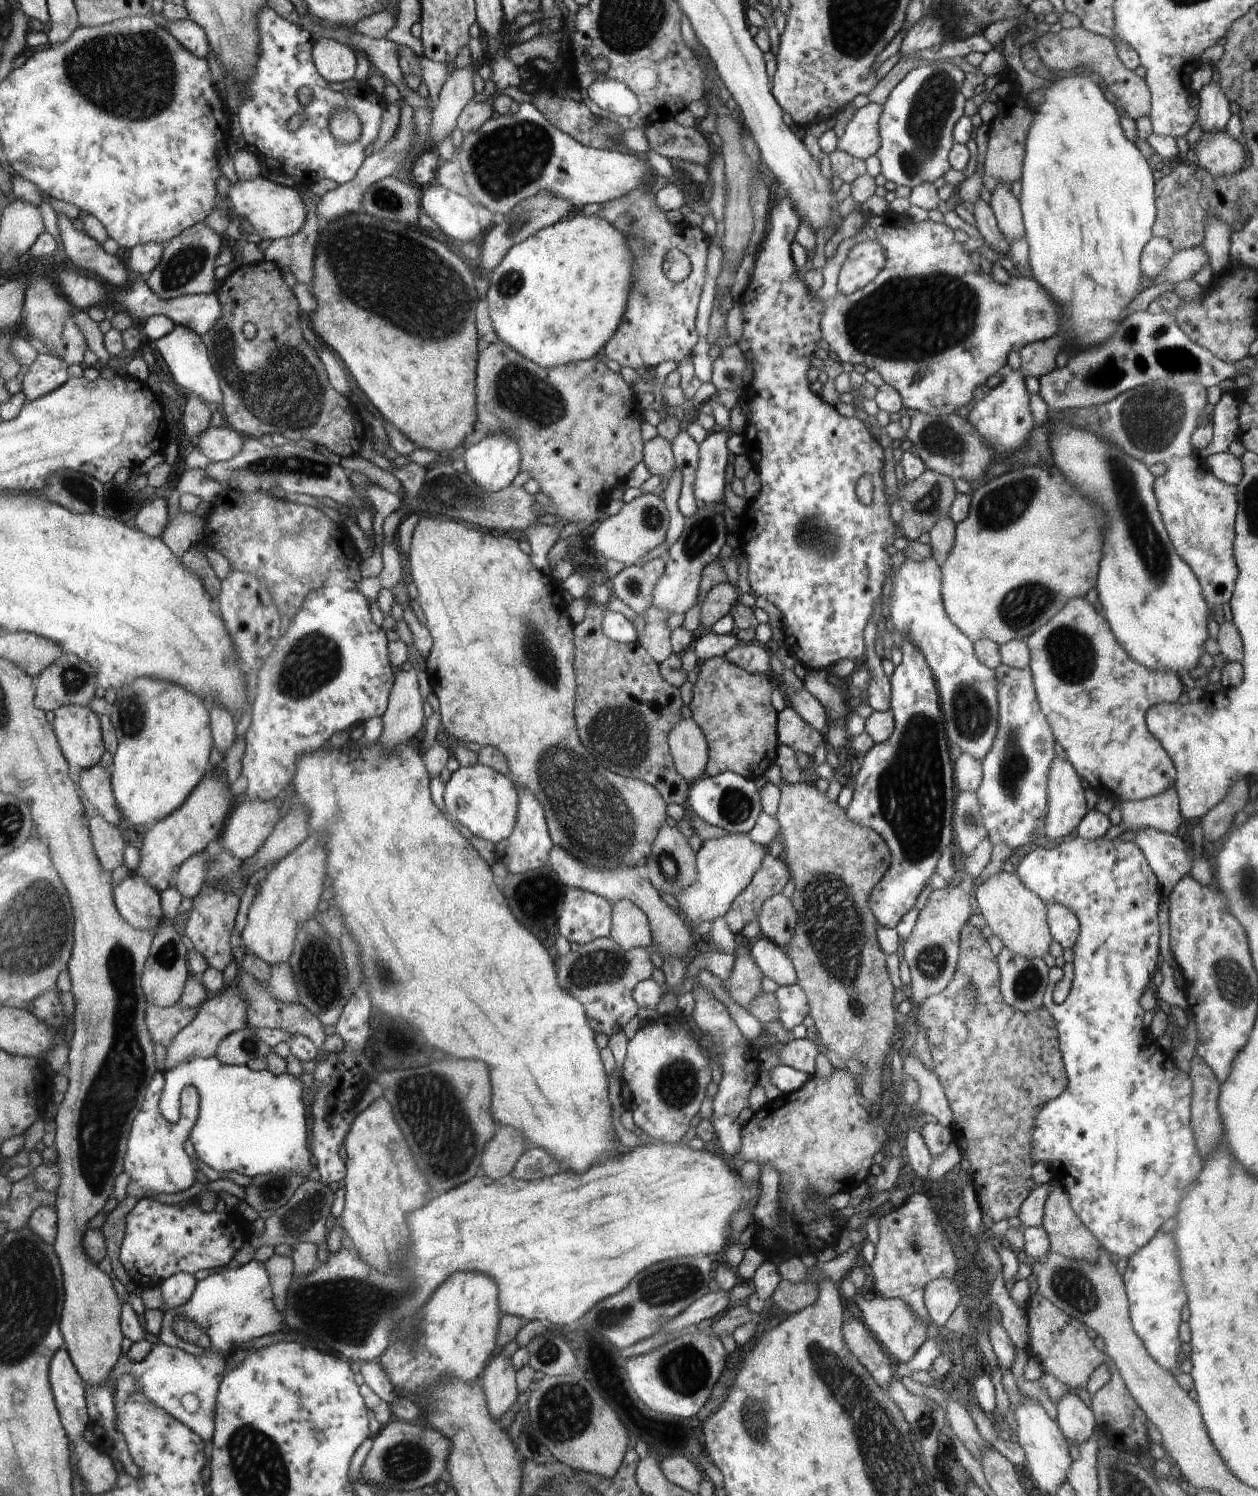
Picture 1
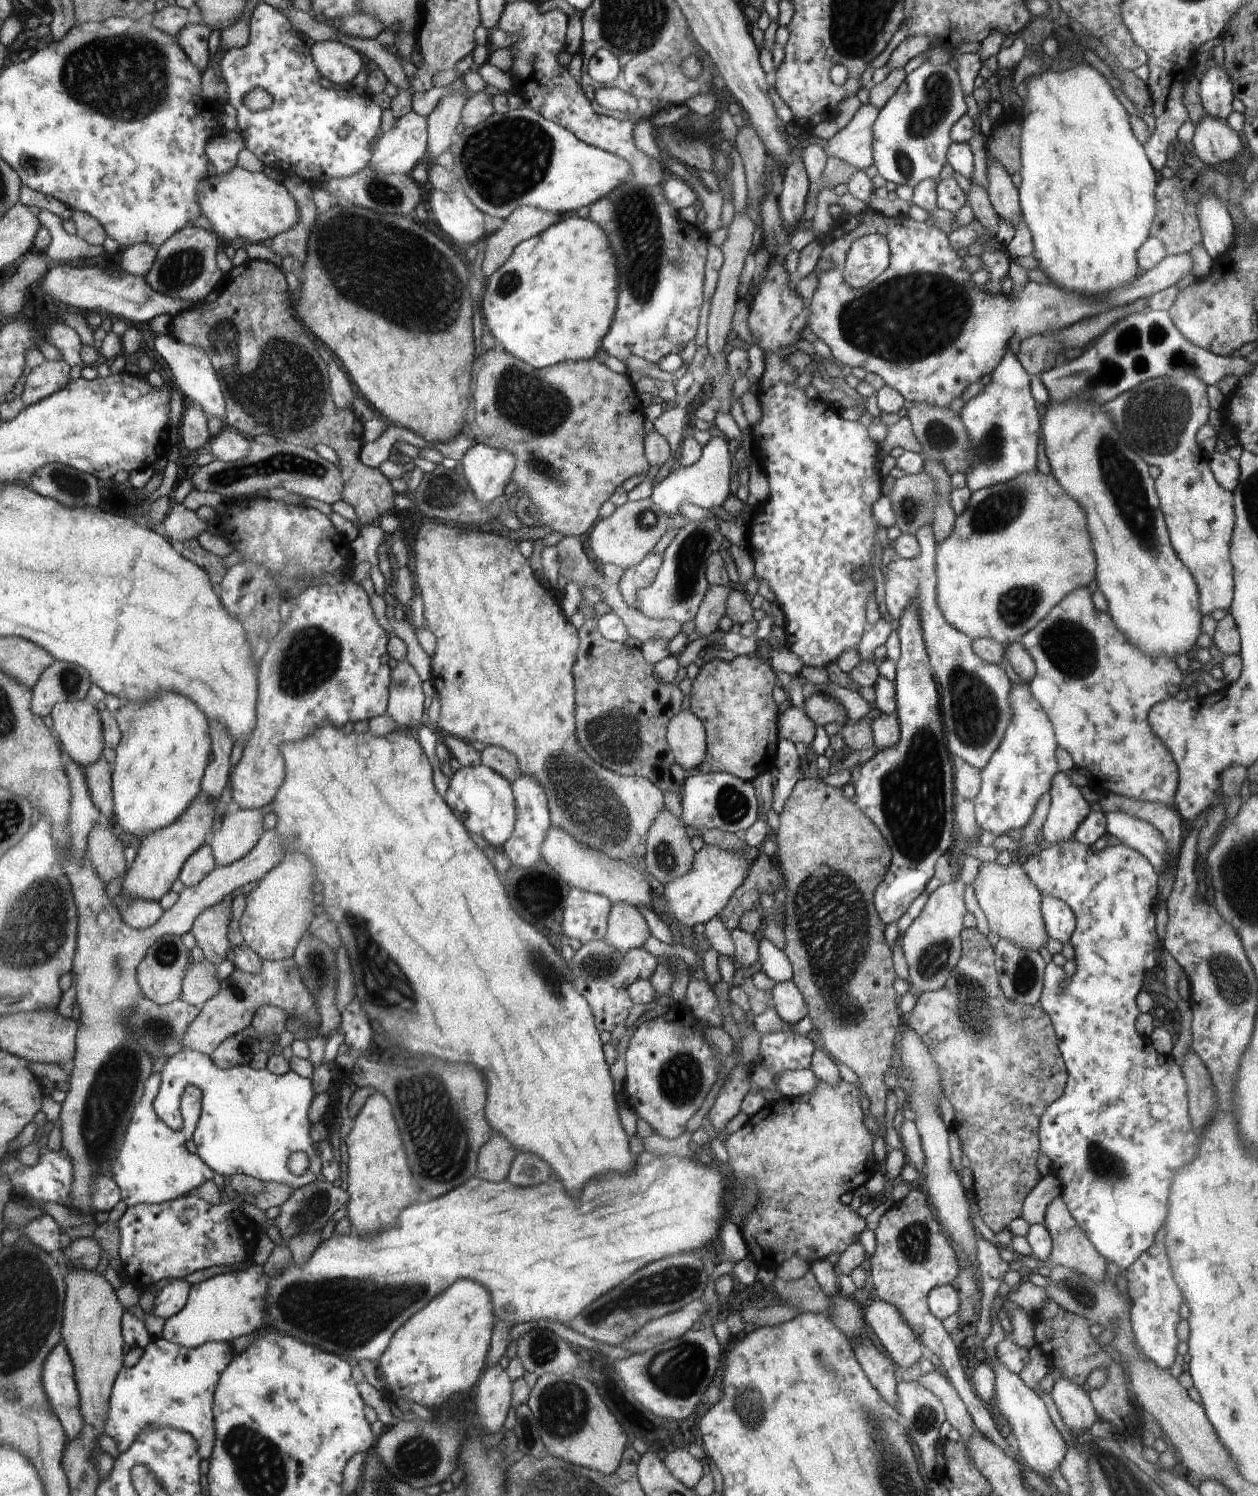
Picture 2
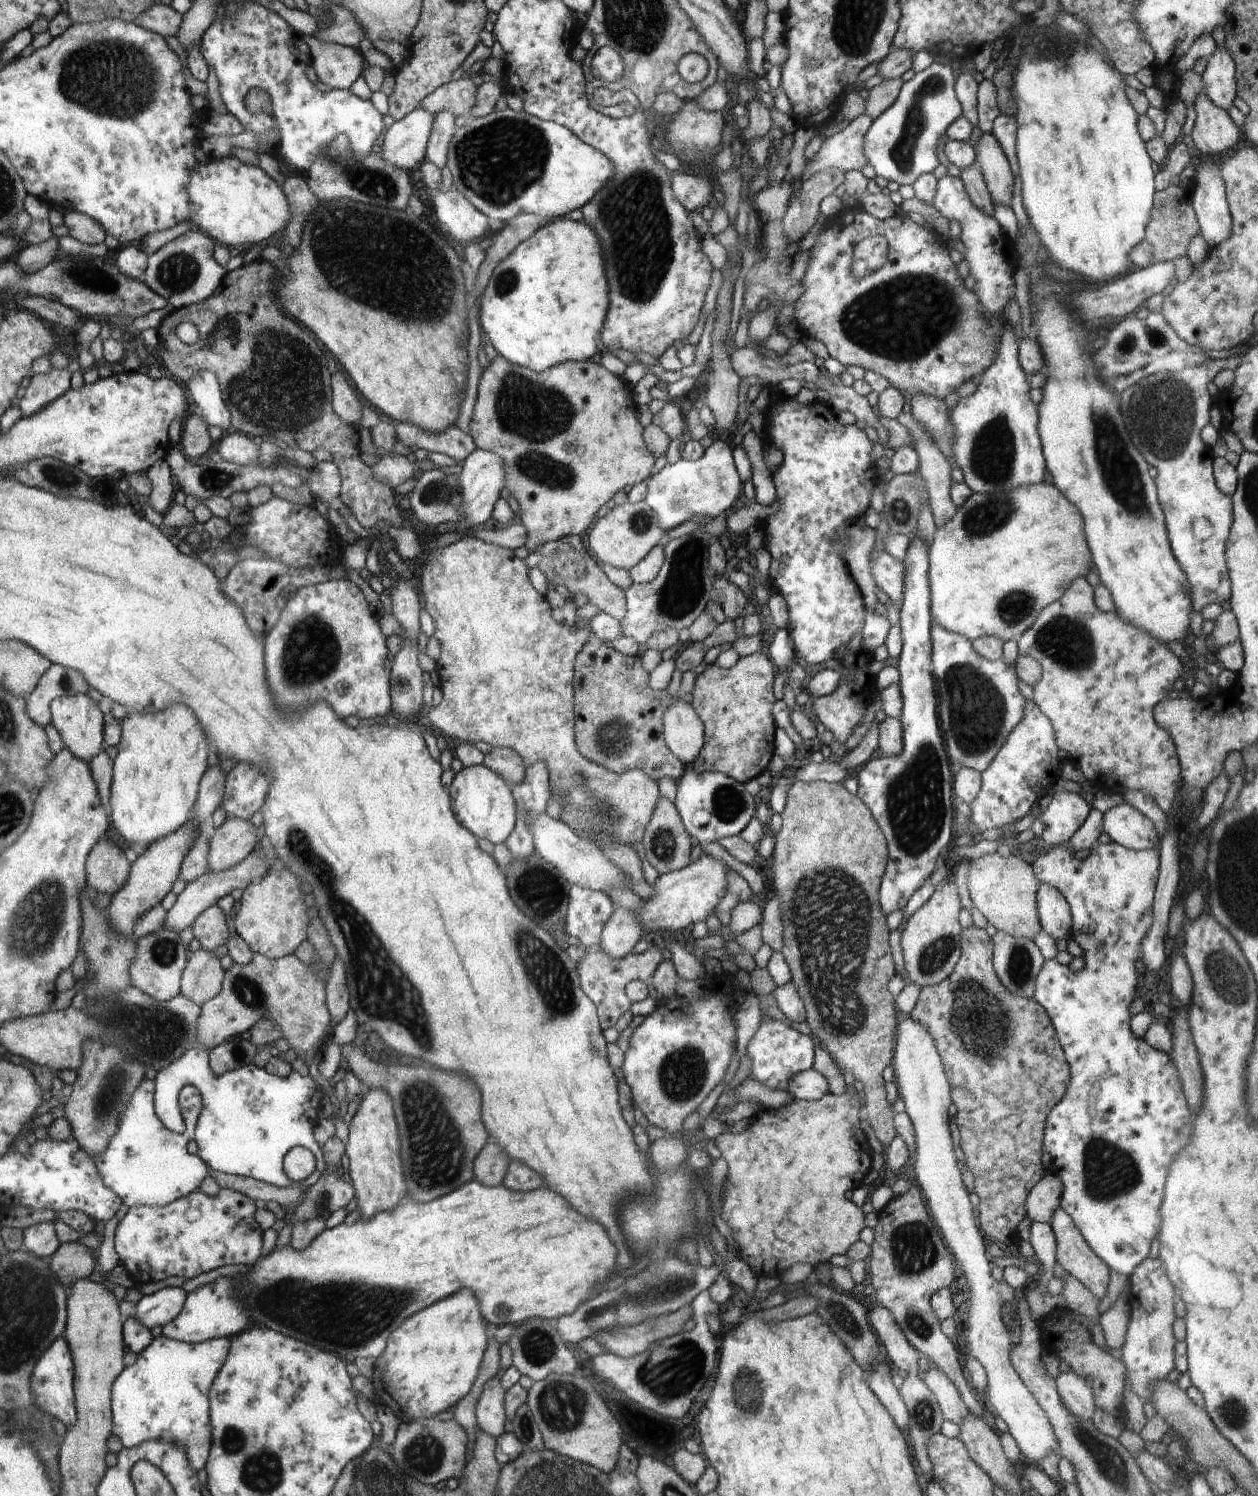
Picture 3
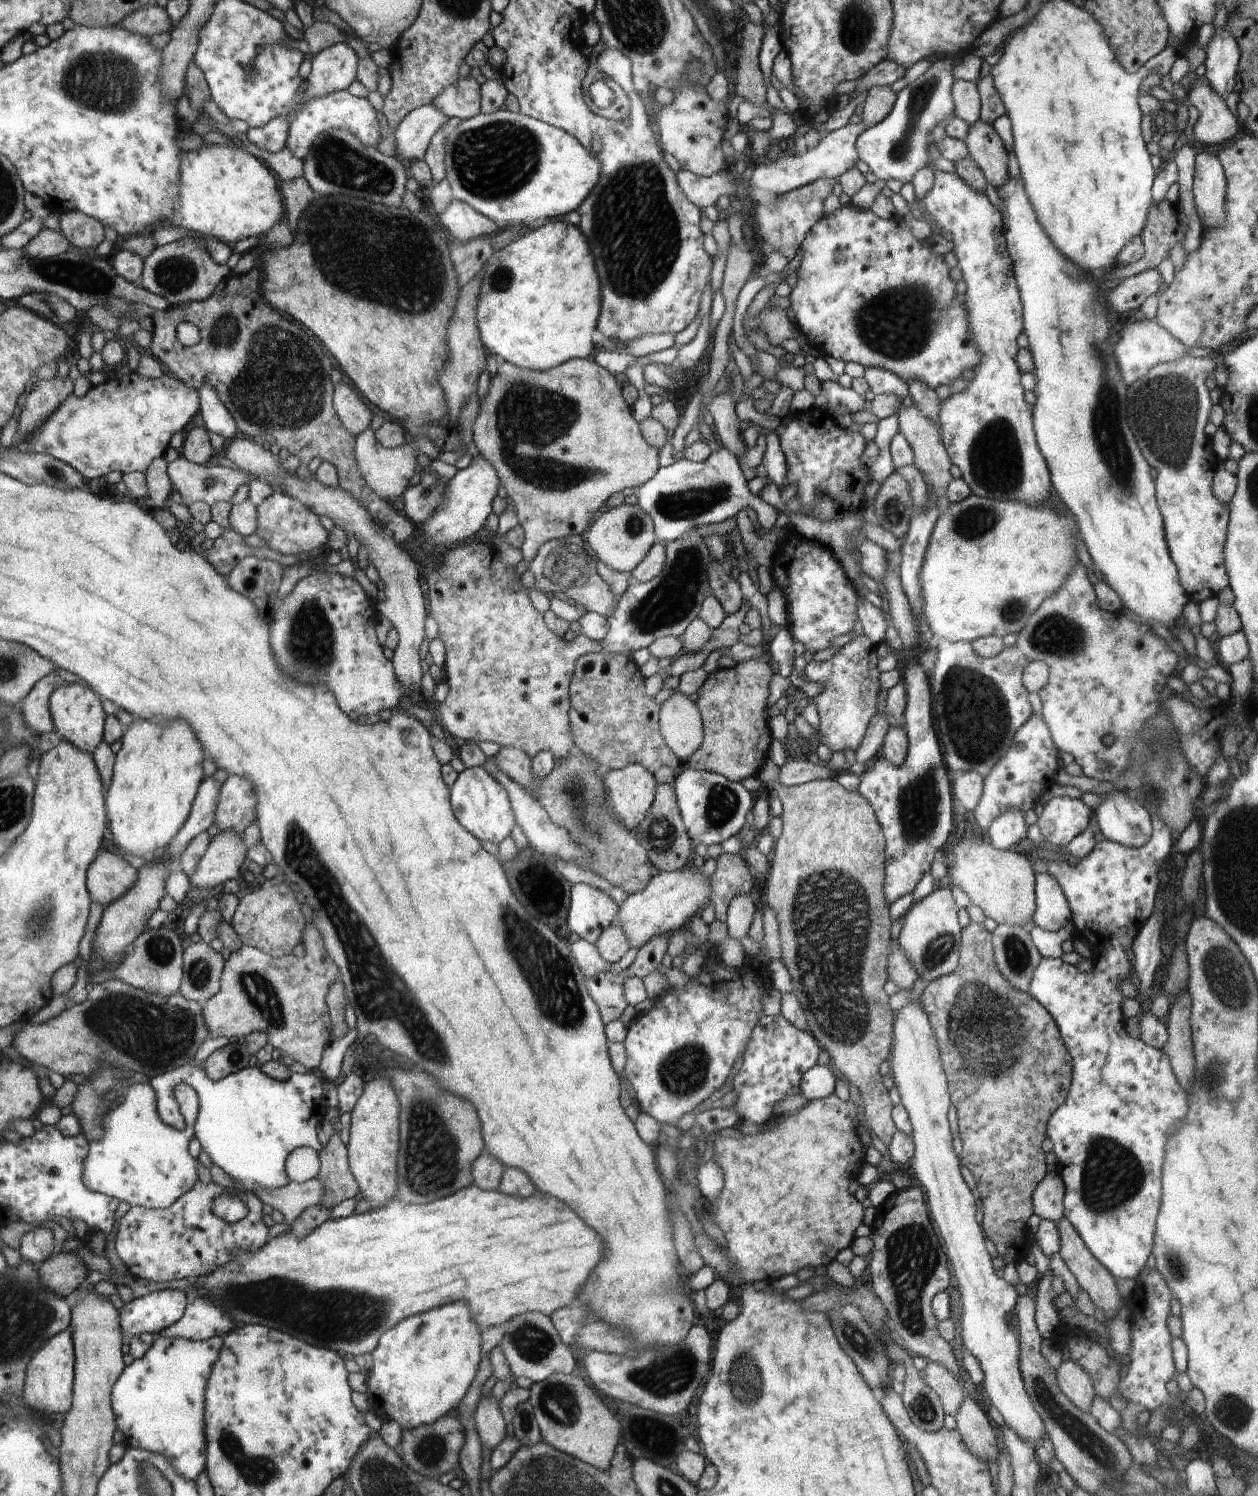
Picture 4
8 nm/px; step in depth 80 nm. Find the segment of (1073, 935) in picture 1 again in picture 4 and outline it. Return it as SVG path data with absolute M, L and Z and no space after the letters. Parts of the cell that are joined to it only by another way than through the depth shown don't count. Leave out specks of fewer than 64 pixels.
M1035 875L1036 912L1033 914L1035 926L1056 932L1072 921L1072 914L1063 890L1051 876Z

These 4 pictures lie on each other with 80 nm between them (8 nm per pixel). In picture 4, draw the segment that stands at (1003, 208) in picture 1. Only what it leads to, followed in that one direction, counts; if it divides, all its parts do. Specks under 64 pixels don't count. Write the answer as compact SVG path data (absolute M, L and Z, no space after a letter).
M978 121L970 125L963 140L976 166L980 168L988 184L1002 189L1009 179L1007 150L1002 139L990 124Z

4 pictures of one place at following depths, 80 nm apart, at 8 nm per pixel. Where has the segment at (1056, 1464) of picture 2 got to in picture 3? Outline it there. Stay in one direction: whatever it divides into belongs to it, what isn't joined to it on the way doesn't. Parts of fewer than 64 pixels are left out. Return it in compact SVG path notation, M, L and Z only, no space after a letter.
M901 1016L897 1026L894 1047L895 1084L899 1096L905 1102L906 1114L912 1121L916 1144L913 1164L916 1180L928 1203L933 1222L954 1257L958 1274L964 1275L970 1289L968 1310L968 1346L971 1355L980 1362L987 1374L988 1386L983 1401L1008 1425L1008 1432L1018 1444L1020 1452L1031 1465L1038 1466L1048 1455L1058 1452L1058 1439L1048 1415L1038 1404L1035 1396L1022 1382L1012 1366L1009 1354L1014 1348L1010 1332L1000 1315L1003 1305L1016 1303L1020 1293L1004 1281L996 1282L990 1273L986 1256L988 1240L974 1219L974 1207L961 1178L963 1167L957 1162L952 1147L949 1128L951 1102L950 1087L943 1064L932 1035L918 1021Z

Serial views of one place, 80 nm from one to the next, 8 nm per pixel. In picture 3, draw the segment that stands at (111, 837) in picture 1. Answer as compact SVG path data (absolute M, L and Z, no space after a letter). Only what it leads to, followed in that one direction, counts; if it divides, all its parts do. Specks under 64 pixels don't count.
M102 838L91 848L85 862L85 875L90 890L114 894L129 877L131 862L125 852L114 843Z

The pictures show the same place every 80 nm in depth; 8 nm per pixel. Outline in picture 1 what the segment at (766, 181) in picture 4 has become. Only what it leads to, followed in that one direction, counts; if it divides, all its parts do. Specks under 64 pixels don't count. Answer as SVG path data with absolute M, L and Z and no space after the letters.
M872 102L857 110L846 125L842 137L837 140L837 149L864 162L869 156L875 155L881 143L879 118L882 111L883 105Z

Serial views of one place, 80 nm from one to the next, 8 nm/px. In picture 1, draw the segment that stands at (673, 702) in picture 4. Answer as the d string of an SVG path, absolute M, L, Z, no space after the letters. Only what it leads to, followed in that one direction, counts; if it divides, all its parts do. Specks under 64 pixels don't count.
M682 720L669 732L669 749L675 771L689 784L705 776L709 752L705 736L695 720Z

